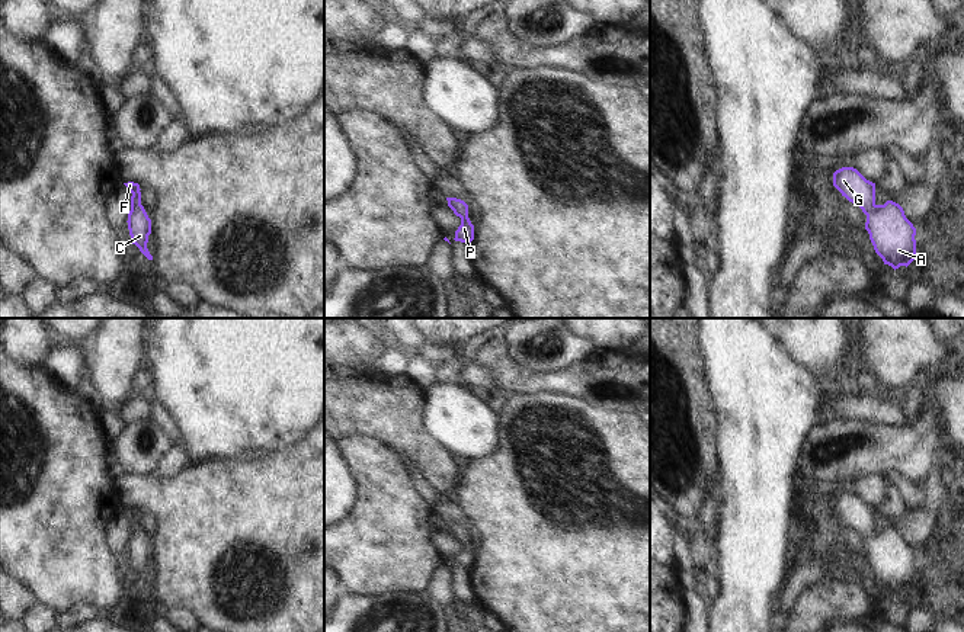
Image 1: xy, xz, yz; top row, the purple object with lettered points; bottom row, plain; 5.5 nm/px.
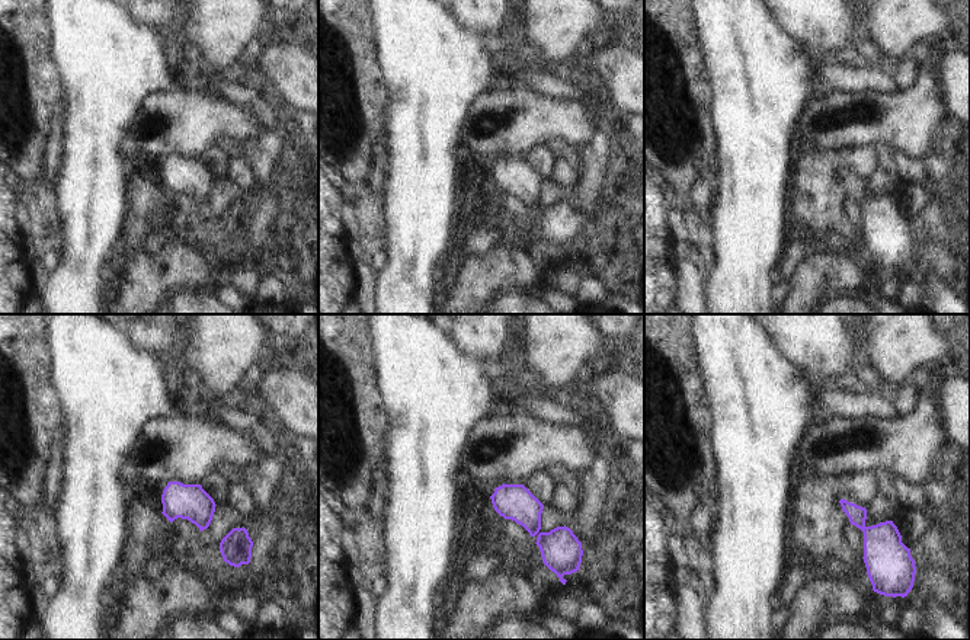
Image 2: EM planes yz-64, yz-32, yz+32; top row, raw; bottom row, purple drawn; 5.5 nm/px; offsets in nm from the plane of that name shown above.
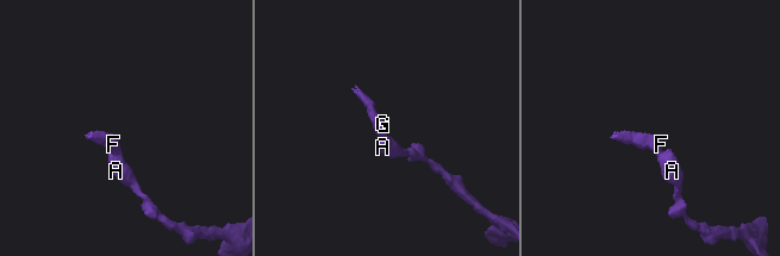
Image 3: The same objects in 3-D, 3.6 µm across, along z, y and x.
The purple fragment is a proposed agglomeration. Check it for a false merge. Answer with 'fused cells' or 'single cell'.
single cell

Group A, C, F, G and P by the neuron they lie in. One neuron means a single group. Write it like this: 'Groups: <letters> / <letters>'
Groups: A C F G P

